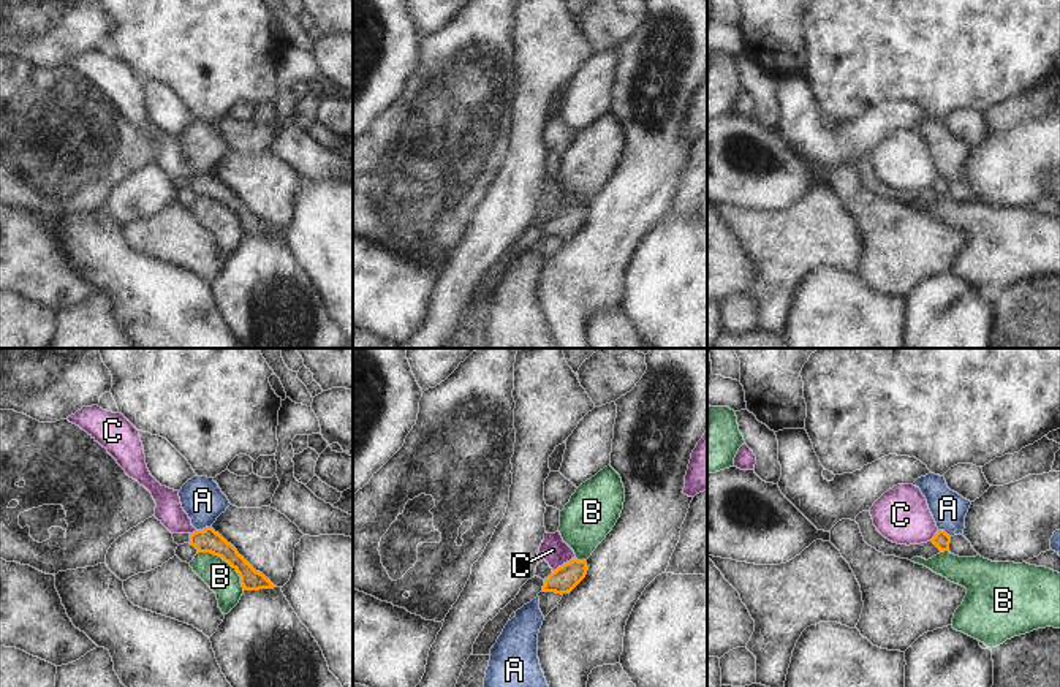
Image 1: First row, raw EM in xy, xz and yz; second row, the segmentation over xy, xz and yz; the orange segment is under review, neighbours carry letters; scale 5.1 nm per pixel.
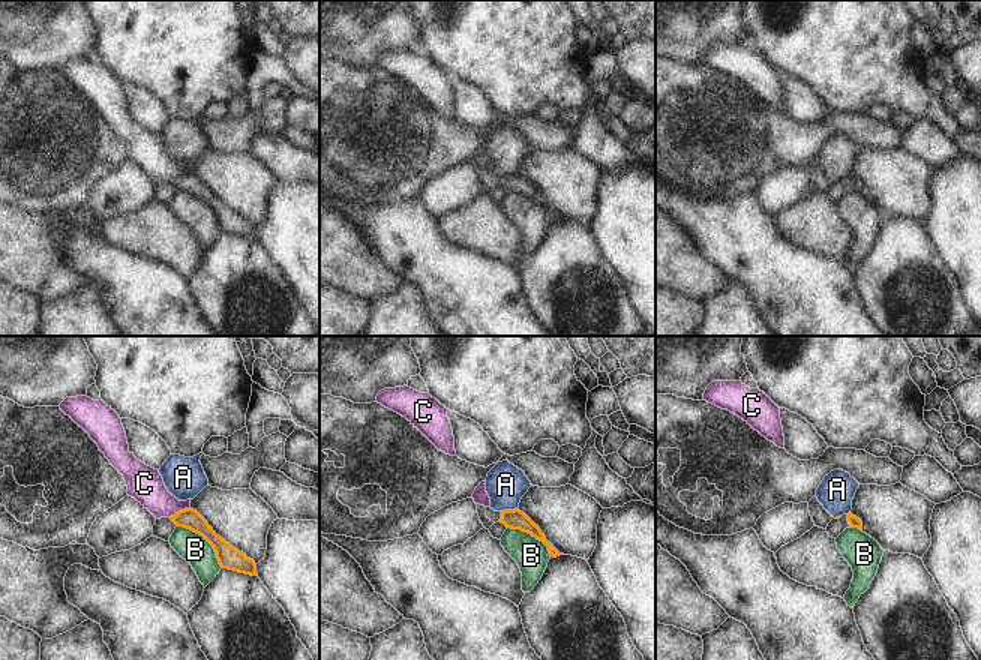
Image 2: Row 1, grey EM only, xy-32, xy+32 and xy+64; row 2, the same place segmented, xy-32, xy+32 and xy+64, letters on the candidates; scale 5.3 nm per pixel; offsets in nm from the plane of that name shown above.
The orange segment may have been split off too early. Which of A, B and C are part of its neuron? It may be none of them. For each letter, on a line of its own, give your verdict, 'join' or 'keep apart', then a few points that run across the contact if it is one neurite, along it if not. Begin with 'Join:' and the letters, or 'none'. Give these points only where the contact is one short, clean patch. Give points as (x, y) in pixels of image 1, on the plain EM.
Join: none
A: keep apart; line xy (211, 171), (196, 176)
B: keep apart
C: keep apart; line xz (570, 204), (552, 217)

